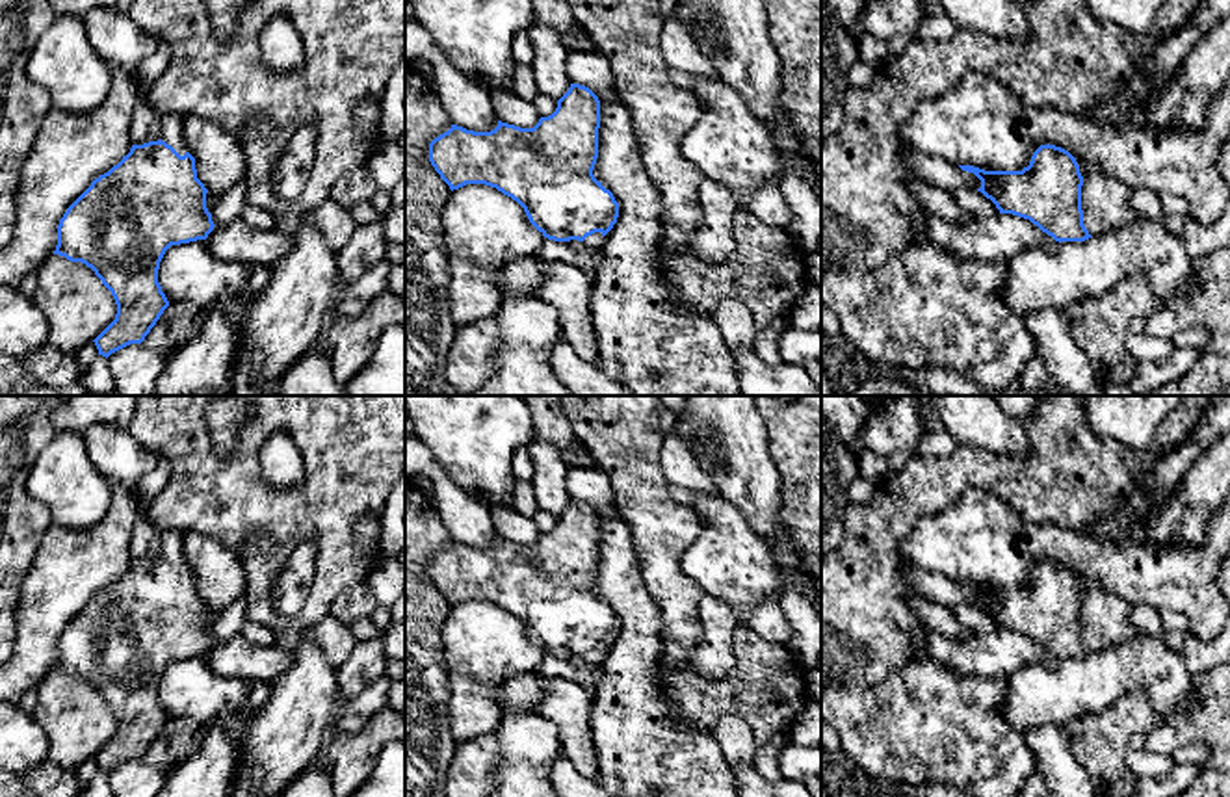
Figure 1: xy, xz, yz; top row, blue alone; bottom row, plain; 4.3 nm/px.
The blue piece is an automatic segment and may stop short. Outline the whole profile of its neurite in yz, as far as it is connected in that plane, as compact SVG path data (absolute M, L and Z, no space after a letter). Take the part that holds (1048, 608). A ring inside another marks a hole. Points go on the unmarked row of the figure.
M1040 561L1022 587L985 587L959 581L981 596L981 608L1000 630L1029 635L1055 658L1093 654L1083 641L1083 593L1076 574L1055 561Z

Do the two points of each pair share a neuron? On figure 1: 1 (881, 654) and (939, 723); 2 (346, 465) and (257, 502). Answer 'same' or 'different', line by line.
1: different
2: same

